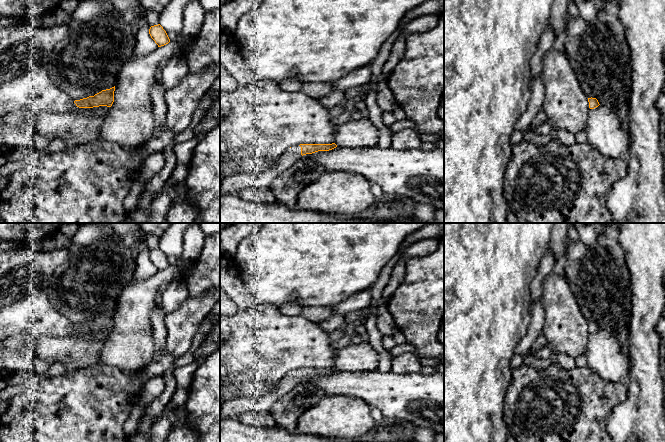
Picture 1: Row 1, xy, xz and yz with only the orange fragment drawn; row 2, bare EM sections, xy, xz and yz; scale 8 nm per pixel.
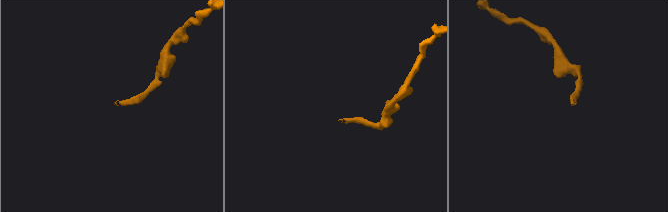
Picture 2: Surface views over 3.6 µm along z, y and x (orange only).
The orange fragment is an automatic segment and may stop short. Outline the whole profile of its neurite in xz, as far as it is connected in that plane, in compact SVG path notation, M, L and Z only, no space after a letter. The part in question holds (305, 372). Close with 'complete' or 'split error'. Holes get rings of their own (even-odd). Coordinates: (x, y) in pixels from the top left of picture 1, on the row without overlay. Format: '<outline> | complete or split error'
M335 367L300 368L293 370L281 380L280 386L273 393L260 397L235 398L224 403L221 407L220 419L237 419L241 414L250 410L269 411L279 398L299 384L301 380L318 375L329 375L336 371Z | split error

